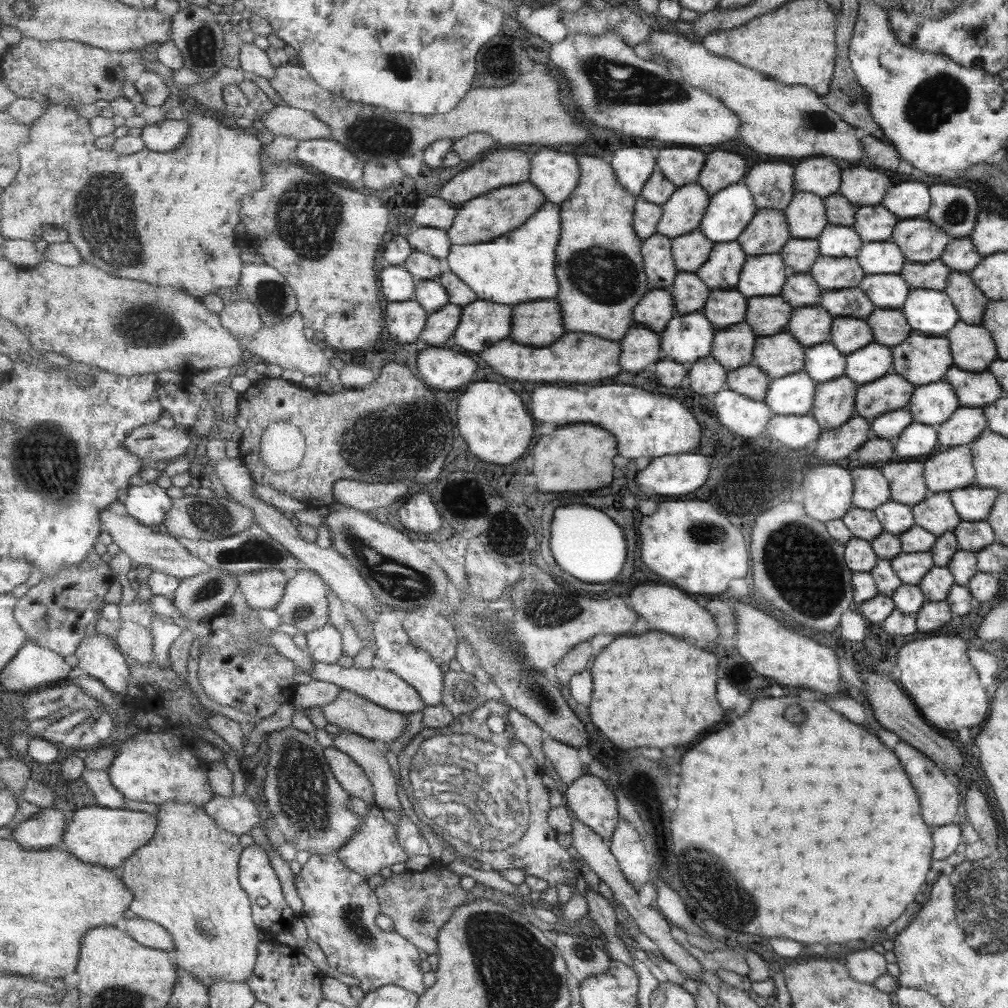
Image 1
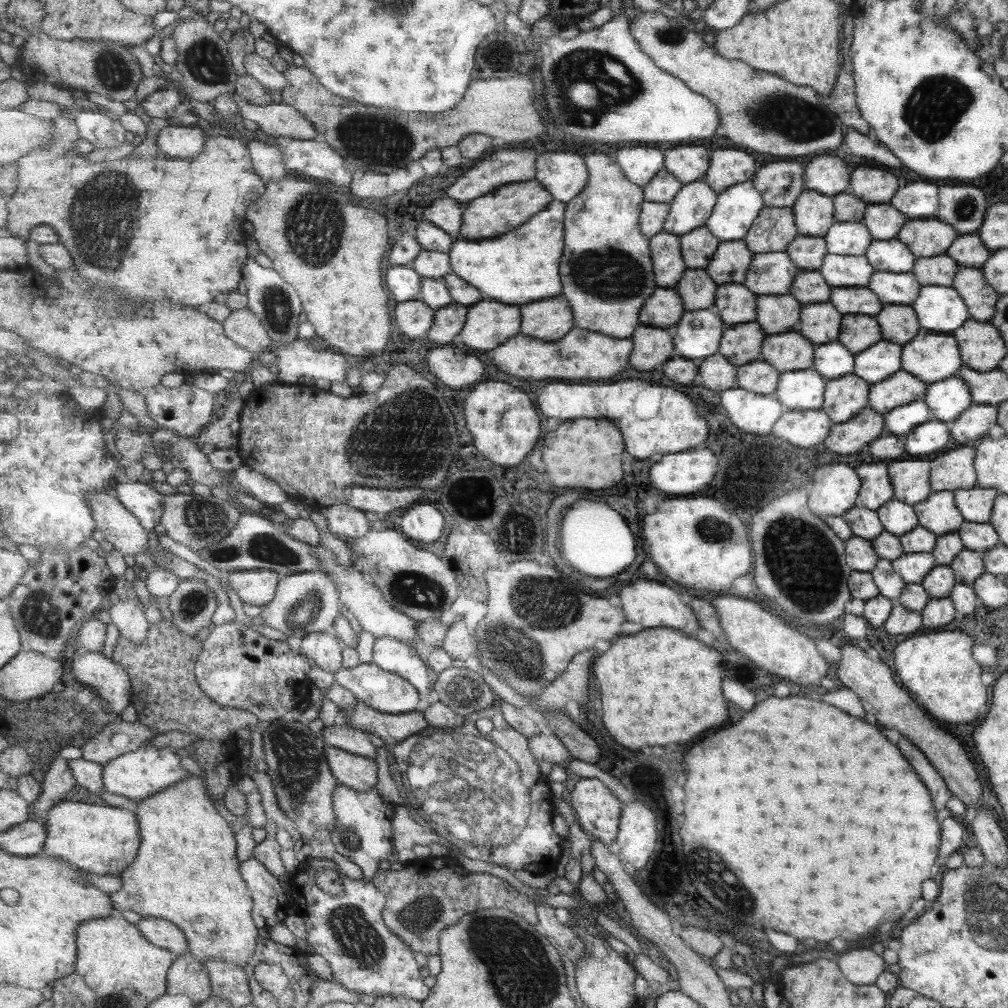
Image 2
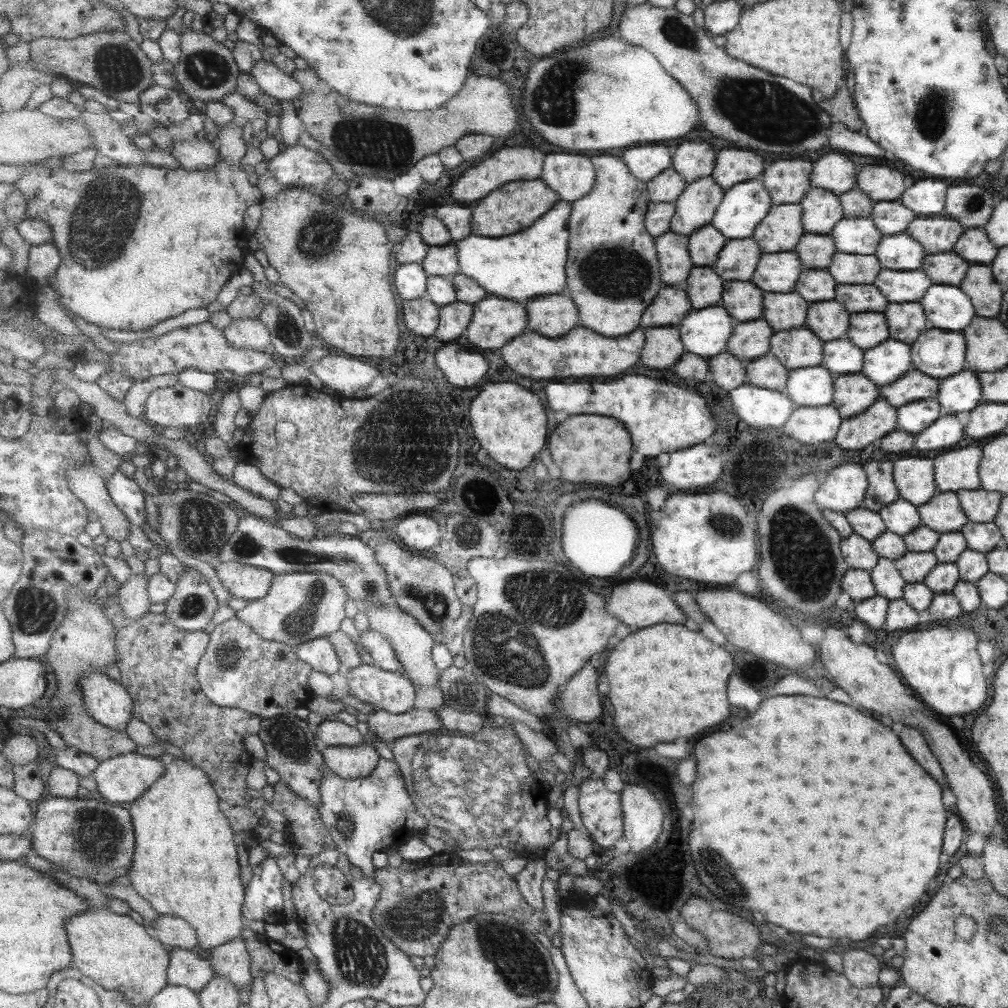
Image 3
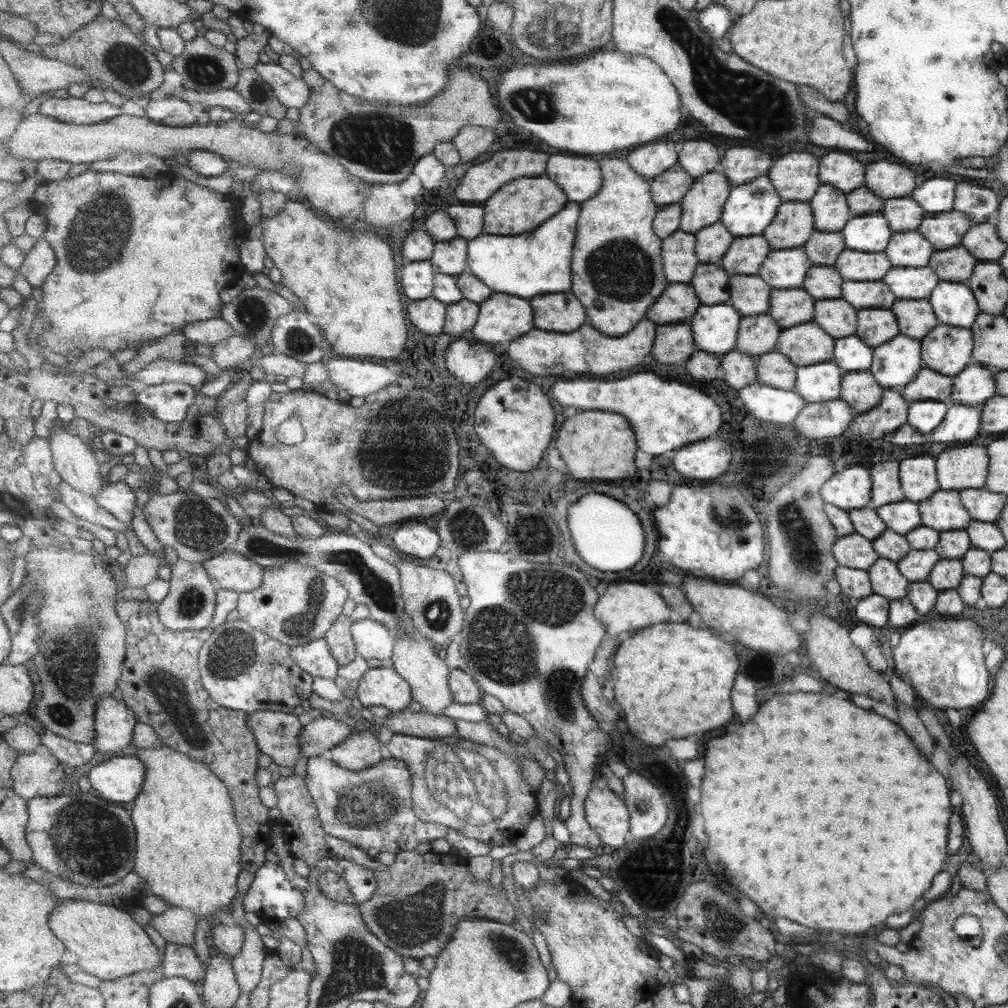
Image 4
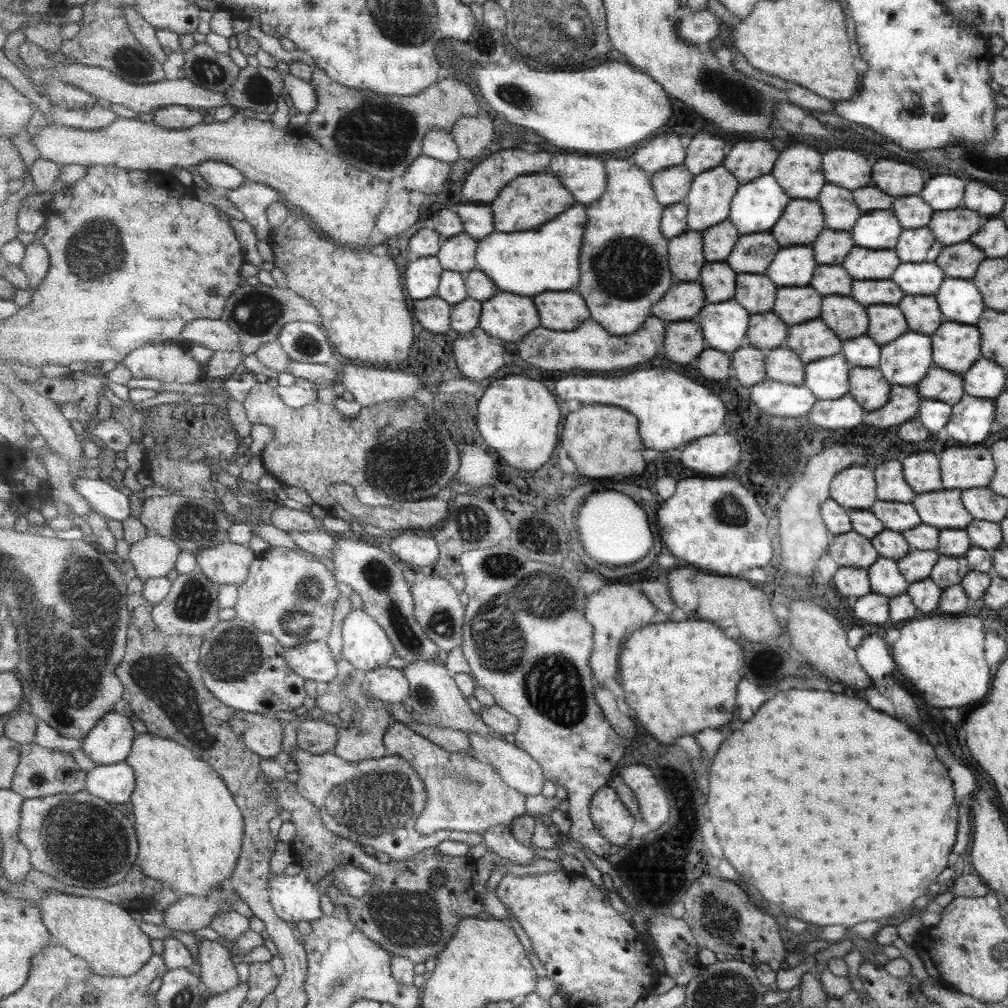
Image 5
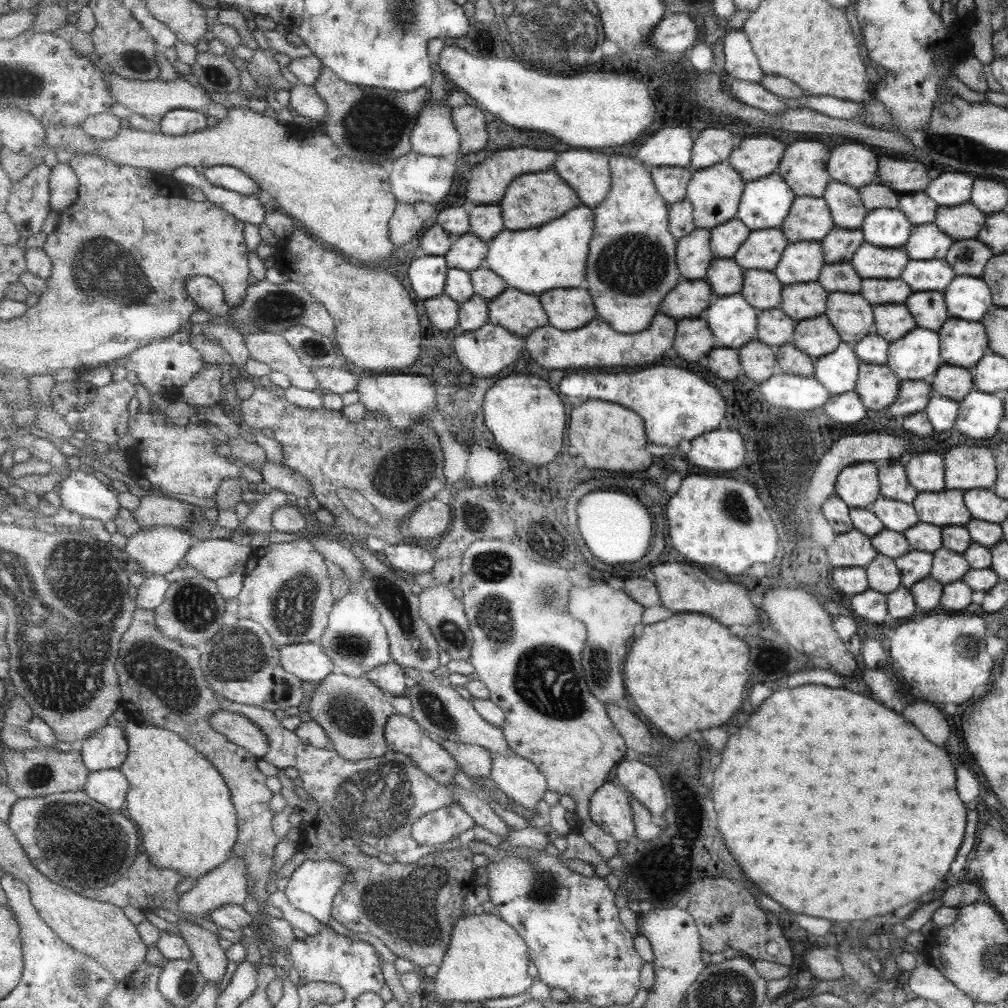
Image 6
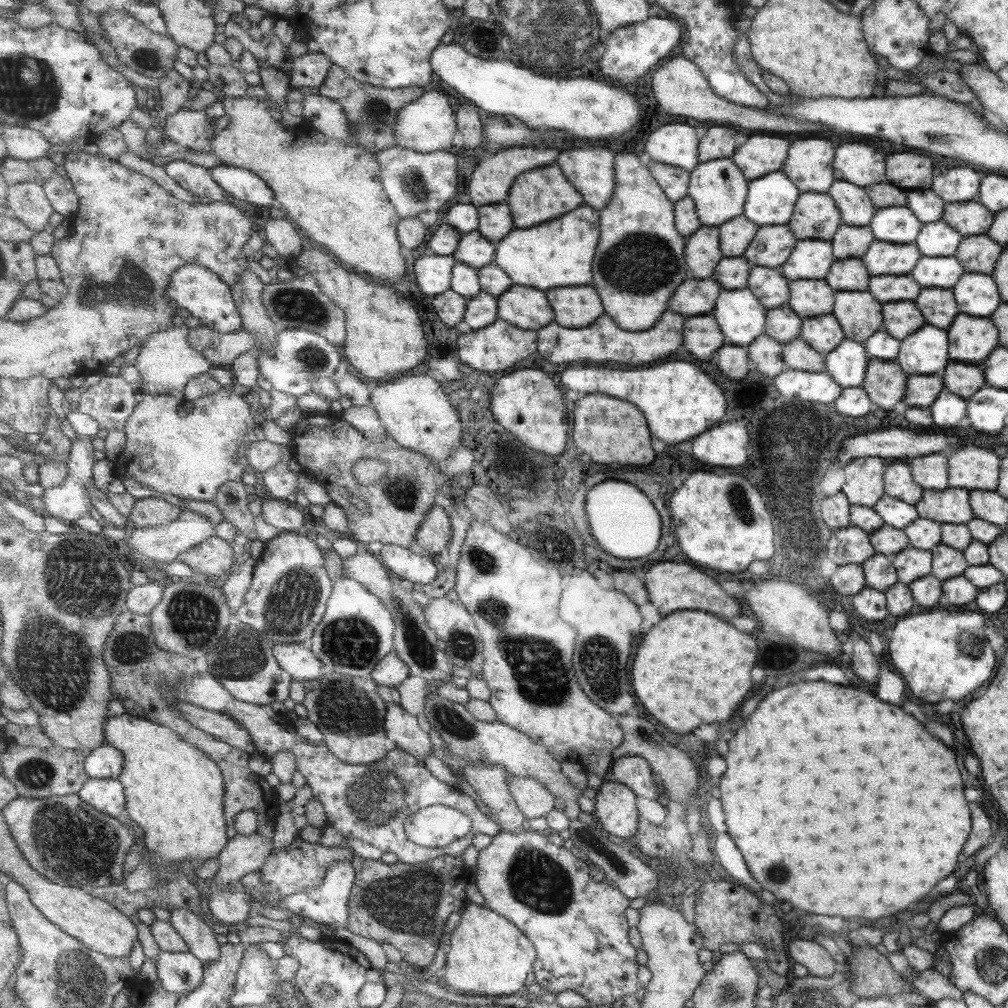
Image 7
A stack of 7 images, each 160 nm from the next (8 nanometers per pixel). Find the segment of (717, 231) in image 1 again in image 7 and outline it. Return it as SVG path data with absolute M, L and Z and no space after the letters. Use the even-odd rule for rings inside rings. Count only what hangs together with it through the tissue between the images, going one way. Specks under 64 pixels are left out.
M781 170L749 180L742 215L755 226L787 225L801 192Z

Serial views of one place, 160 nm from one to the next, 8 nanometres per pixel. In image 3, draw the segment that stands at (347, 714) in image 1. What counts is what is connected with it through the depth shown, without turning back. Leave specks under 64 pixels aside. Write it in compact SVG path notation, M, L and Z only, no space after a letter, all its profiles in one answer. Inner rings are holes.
M414 707L405 714L391 714L385 710L368 715L368 726L381 740L389 741L410 734L438 732L444 724L437 710Z

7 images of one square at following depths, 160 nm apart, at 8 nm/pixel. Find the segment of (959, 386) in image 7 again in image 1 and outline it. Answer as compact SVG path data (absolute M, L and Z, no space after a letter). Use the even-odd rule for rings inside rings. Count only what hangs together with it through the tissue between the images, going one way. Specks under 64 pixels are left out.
M887 372L877 381L858 385L854 415L871 422L876 417L903 409L910 403L914 386L902 375Z

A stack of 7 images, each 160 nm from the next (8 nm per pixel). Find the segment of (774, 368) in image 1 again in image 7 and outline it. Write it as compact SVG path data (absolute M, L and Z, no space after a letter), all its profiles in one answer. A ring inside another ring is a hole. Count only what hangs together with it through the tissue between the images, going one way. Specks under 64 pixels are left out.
M831 313L801 319L802 330L799 338L819 353L830 353L845 340L843 328Z

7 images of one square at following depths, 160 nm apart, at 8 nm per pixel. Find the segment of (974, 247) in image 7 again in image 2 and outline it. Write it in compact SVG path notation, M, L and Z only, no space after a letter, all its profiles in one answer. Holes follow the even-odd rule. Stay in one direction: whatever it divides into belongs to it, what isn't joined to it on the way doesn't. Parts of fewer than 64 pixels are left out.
M946 254L934 257L919 257L910 270L921 286L952 286L952 280L959 266Z

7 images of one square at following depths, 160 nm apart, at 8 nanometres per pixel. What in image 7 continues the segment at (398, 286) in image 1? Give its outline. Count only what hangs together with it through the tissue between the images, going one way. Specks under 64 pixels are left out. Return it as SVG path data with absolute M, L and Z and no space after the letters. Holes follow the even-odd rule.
M423 255L423 258L418 258L414 270L419 287L433 297L451 290L454 266L457 264L454 256Z

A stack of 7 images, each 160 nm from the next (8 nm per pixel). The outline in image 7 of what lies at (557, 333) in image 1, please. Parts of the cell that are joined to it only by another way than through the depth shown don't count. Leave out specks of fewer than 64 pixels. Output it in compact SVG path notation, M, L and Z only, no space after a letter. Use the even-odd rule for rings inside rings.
M567 286L546 293L551 298L551 306L555 306L561 326L591 326L606 312L599 292L591 286Z

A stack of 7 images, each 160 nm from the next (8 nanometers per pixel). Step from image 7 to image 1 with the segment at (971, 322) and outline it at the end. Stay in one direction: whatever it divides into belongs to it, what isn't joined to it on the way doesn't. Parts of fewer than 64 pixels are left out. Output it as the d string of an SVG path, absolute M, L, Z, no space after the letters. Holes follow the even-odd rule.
M911 332L905 341L897 346L890 347L890 349L893 355L891 372L902 375L914 387L943 380L947 369L953 366L953 352L950 350L950 341L945 337L931 337L930 335Z

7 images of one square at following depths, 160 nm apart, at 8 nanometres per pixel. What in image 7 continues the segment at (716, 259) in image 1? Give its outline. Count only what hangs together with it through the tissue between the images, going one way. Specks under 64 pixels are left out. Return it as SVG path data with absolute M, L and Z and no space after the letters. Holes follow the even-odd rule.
M787 225L759 227L742 257L753 266L778 269L789 260L797 242Z

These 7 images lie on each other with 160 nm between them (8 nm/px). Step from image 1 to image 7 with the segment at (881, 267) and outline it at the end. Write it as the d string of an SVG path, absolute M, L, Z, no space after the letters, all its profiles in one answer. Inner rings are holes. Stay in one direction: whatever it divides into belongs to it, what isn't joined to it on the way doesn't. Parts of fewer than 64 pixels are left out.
M943 219L922 223L918 238L914 243L922 256L948 257L954 256L958 250L962 235L950 227Z

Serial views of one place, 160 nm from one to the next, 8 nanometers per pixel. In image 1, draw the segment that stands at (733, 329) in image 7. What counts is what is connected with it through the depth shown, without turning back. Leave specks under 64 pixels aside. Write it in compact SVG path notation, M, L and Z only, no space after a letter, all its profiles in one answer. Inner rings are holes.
M703 310L677 314L667 330L661 333L663 358L692 365L712 354L717 332L716 326Z

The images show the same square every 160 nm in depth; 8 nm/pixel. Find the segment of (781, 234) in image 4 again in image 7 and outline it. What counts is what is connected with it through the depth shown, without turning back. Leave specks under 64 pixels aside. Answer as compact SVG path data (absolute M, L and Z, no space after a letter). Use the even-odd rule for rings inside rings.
M801 193L787 226L798 240L830 241L841 226L841 215L827 193Z

